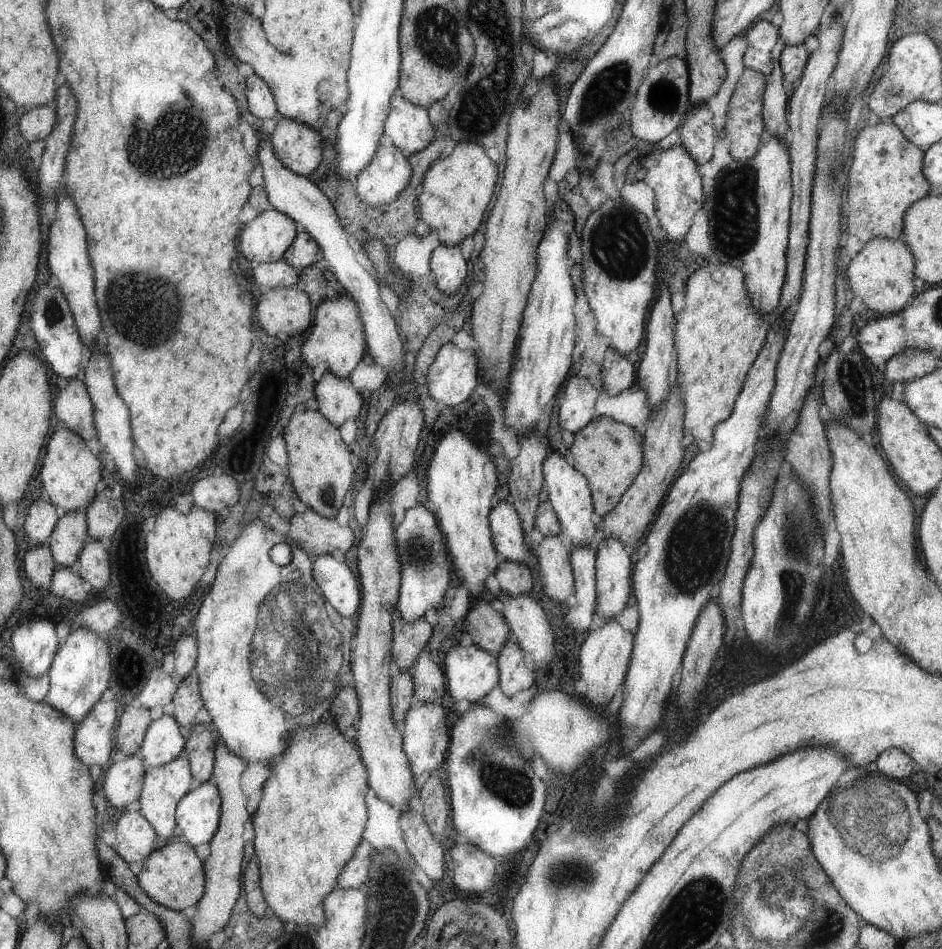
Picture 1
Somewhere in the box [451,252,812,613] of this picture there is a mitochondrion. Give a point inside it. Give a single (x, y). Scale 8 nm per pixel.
(697, 547)

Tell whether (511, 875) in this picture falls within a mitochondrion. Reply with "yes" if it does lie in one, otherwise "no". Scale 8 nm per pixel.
no

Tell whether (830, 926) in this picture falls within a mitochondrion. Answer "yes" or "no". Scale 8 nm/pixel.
yes

